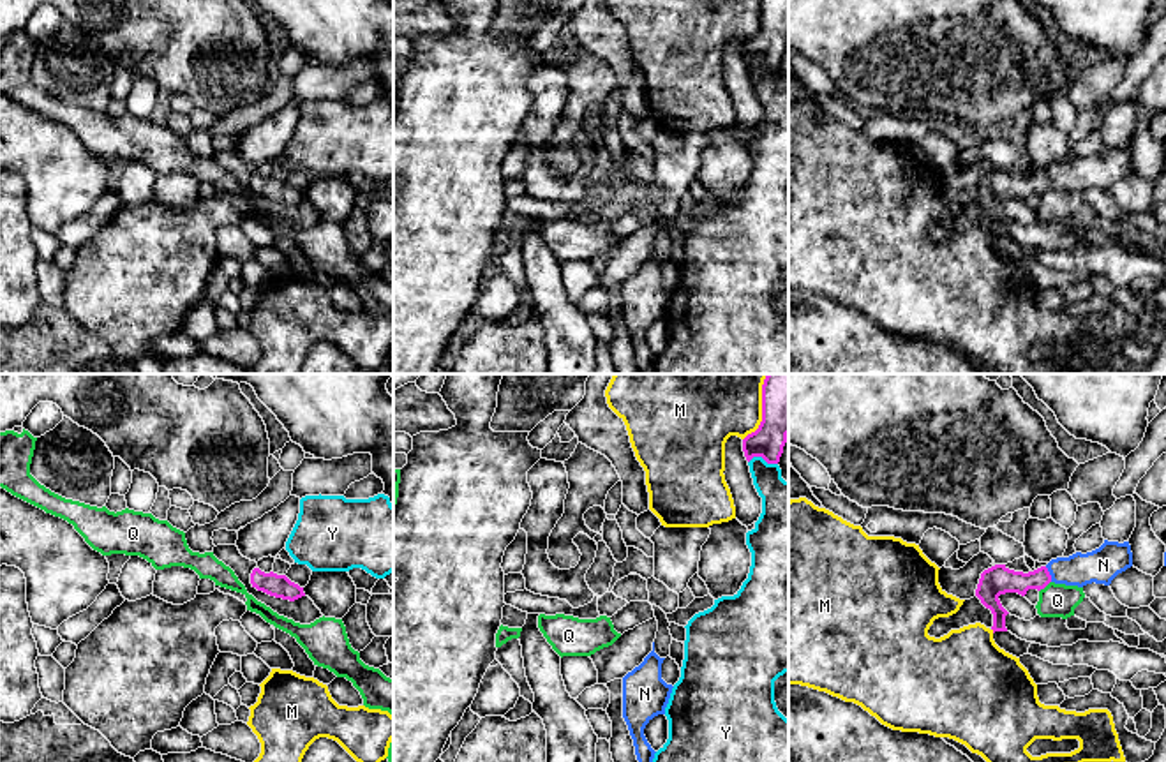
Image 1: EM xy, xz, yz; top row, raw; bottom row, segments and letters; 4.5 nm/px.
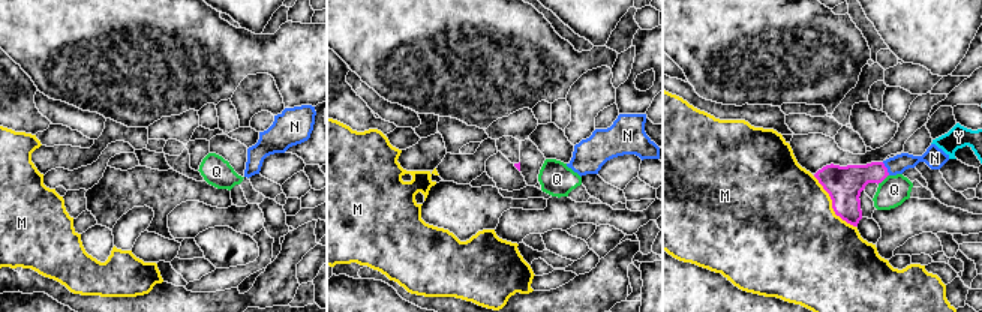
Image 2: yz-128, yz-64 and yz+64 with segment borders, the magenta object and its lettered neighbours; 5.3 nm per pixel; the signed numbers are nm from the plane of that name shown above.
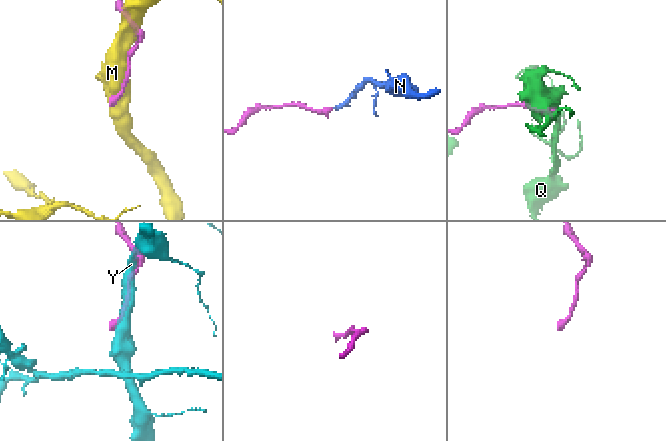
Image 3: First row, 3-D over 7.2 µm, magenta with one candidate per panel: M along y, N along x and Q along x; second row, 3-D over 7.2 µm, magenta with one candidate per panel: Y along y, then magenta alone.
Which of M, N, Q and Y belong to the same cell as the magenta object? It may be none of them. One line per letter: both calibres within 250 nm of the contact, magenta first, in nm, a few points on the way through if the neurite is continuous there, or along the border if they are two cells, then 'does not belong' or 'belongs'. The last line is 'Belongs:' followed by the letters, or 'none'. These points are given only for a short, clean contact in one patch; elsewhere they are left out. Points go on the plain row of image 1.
M: 180/240 nm | does not belong
N: 140/160 nm | across yz (995, 186), (1034, 186), (1048, 179), (1101, 170) | belongs
Q: 140/160 nm | along yz (1050, 186), (1039, 196) | does not belong
Y: 180/220 nm | along xz (748, 66), (762, 62), (777, 69) | does not belong
Belongs: N

